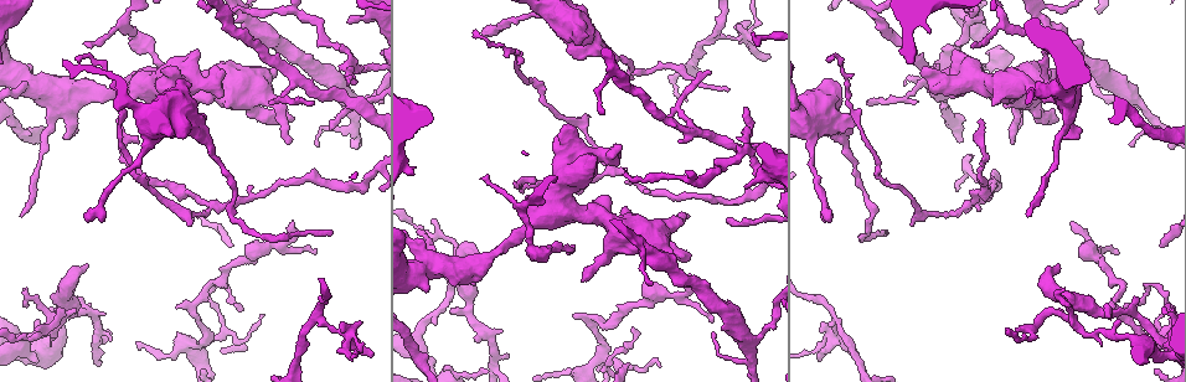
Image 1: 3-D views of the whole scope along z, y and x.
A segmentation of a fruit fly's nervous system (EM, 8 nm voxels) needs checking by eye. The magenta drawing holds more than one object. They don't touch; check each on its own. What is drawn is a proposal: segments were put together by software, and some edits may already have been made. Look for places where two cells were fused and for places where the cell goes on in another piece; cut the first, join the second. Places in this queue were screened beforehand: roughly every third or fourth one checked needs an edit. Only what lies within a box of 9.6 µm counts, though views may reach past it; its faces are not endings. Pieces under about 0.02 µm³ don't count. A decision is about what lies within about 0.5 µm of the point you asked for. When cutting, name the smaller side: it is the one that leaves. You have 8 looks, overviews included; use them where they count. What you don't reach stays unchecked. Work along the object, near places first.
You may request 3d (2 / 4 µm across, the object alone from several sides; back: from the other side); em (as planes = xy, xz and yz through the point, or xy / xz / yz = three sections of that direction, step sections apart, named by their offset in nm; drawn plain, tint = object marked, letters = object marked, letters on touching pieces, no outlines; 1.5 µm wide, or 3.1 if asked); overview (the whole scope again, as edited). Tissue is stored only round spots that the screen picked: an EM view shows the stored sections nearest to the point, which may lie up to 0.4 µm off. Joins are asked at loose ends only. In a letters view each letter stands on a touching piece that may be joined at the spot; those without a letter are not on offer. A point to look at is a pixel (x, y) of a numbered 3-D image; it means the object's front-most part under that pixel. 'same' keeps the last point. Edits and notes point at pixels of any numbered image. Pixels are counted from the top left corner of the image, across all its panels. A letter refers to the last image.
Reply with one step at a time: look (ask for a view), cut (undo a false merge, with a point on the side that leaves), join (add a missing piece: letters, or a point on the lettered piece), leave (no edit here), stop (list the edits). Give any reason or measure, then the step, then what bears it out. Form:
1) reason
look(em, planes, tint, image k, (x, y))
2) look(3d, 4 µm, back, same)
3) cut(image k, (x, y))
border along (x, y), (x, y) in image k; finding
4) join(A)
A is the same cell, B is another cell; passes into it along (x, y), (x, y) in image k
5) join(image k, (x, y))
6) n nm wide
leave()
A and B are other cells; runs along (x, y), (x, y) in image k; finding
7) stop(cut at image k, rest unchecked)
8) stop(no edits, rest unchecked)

an open end
look(3d, 2 µm, image 1, (21, 216))

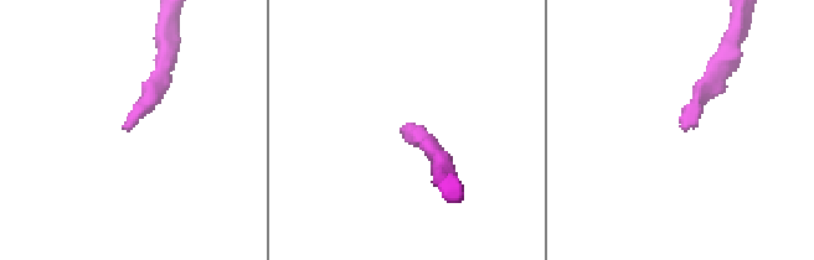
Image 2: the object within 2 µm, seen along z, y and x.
now the EM
look(em, planes, tint, image 2, (127, 124))

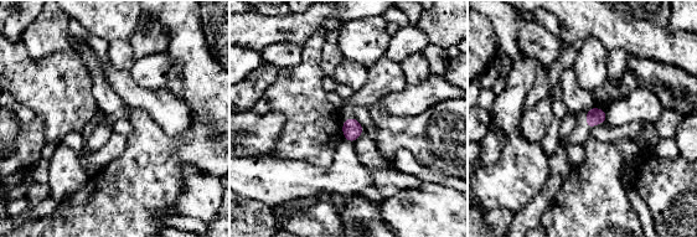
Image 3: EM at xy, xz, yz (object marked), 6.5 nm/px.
what lies round it
look(em, planes, letters, same)

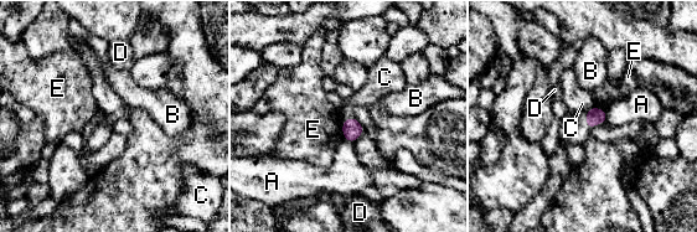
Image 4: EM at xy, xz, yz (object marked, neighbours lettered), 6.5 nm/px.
leave()
A, B, C, D and E are other cells; border along (344, 120), (342, 138) in image 4; no lettered piece goes on from it

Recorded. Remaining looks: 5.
branch stops here
look(3d, 4 µm, image 1, (87, 221))

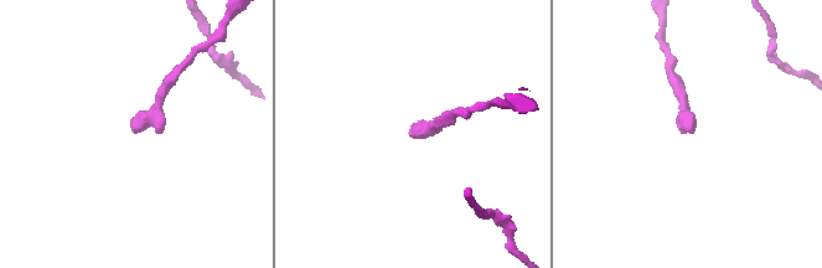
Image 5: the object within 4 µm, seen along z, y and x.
look(em, xy, step 4, tint, image 5, (692, 127))

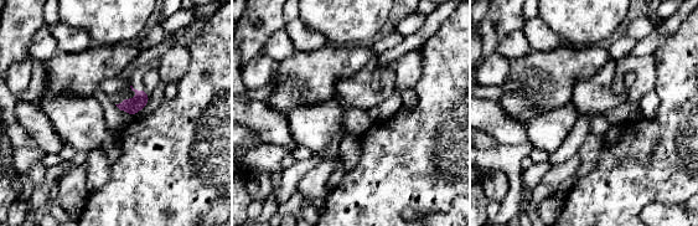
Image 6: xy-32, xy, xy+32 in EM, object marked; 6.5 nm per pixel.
look(em, planes, letters, same)

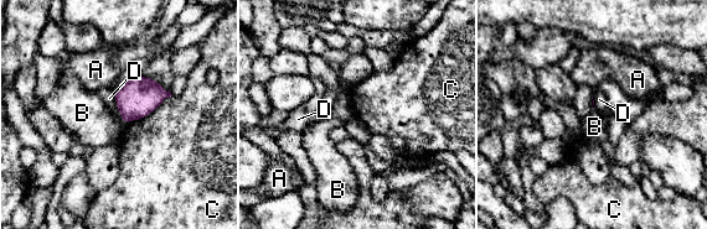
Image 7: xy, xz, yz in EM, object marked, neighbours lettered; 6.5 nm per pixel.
leave()
A, B, C and D are other cells; none of them fits

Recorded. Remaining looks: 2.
look(3d, 4 µm, back, image 1, (76, 59))

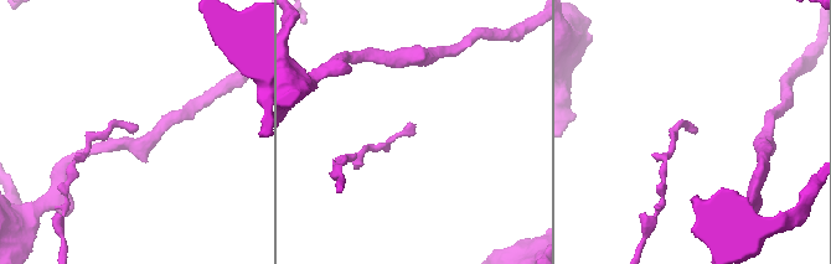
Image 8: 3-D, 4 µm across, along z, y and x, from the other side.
need the tissue
look(em, planes, letters, image 8, (416, 126))

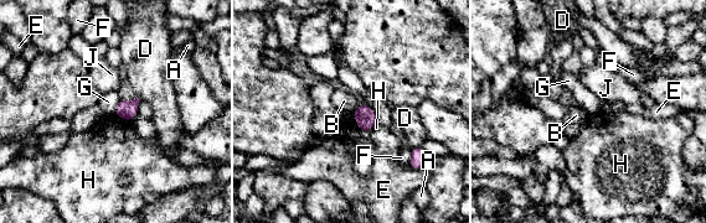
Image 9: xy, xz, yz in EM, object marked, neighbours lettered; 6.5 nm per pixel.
H touches over 160 nm
leave()
A, B, D, E, F, G, H and J are other cells; border along (354, 118), (364, 131), (376, 123) in image 9; no lettered piece goes on from it

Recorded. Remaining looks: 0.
stop(no edits, rest unchecked)

